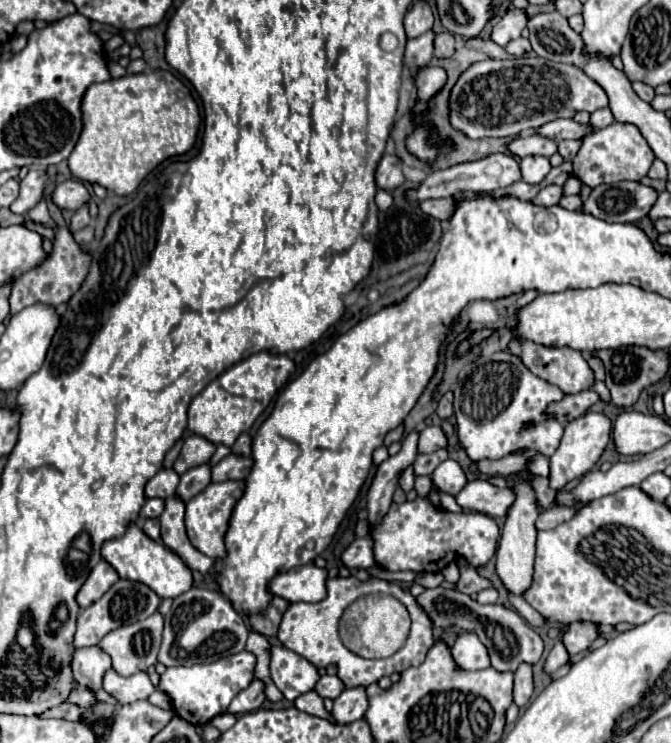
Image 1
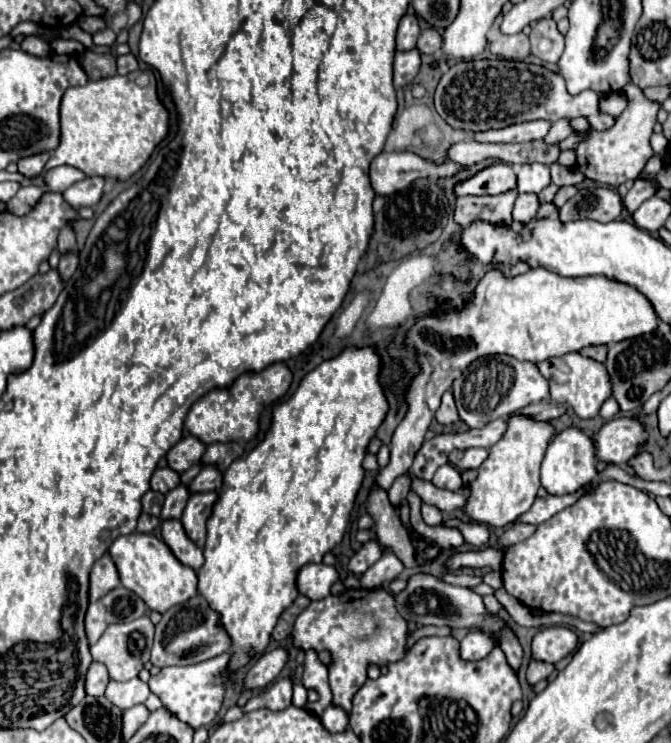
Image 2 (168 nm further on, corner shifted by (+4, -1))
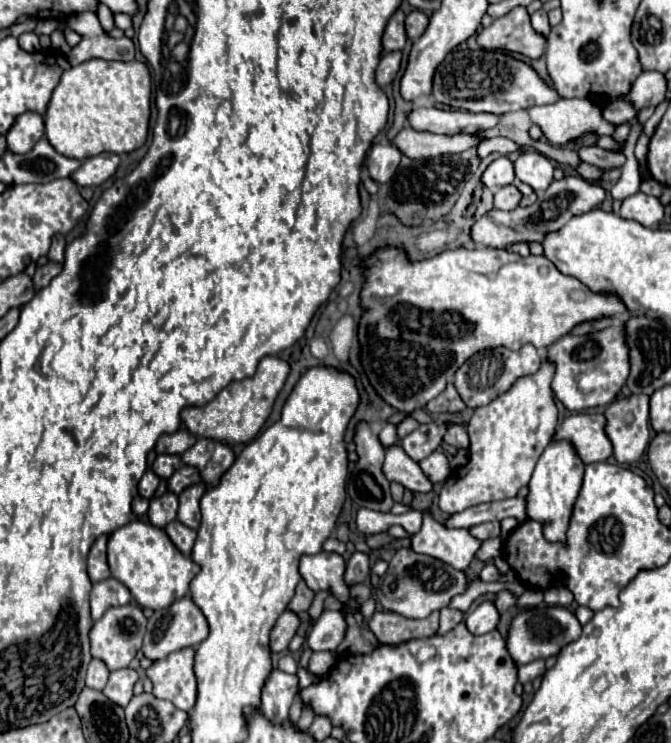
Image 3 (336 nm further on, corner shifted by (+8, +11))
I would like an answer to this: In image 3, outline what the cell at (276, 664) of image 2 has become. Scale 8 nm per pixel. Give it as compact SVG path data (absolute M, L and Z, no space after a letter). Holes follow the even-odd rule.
M285 610L277 618L277 622L275 622L273 630L271 630L271 638L269 638L269 648L271 648L273 654L275 652L283 652L289 646L291 638L297 632L297 626L299 626L299 618L293 612L289 612L289 610Z

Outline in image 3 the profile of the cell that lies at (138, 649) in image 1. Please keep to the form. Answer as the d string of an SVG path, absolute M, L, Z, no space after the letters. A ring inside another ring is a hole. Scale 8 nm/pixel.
M135 602L125 604L125 606L117 606L117 608L109 608L103 614L103 618L93 624L93 628L89 632L91 656L103 660L109 670L127 668L129 662L135 658L135 654L141 650L141 640L143 640L145 624L147 624L147 618L145 618L141 606L137 606Z

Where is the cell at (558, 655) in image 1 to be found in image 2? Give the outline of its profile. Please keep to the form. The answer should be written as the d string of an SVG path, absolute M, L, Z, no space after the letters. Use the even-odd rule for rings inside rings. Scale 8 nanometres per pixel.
M531 662L529 664L529 668L527 668L527 682L531 684L531 686L535 686L539 680L543 680L543 678L547 678L549 674L553 672L553 666L551 664L547 664L547 662Z

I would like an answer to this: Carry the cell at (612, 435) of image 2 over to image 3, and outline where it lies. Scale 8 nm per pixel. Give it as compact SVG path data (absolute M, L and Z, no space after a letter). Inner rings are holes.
M573 414L565 418L553 440L571 440L585 464L603 462L613 454L605 426L603 414Z

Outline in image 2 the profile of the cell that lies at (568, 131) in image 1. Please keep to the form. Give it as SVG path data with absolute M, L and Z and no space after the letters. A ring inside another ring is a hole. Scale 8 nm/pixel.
M535 120L535 122L521 122L521 124L511 124L507 128L499 130L487 130L487 132L475 132L473 140L475 142L529 142L529 140L543 140L545 134L549 132L549 122L545 120Z

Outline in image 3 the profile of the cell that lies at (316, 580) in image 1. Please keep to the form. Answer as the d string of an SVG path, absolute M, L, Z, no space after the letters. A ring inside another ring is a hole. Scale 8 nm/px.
M319 552L315 556L303 556L299 572L313 592L329 588L337 600L341 602L349 600L349 588L343 580L345 572L343 556L335 552Z

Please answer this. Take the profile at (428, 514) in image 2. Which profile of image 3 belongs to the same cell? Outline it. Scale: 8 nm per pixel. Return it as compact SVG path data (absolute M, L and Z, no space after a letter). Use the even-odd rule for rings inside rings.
M423 510L423 528L417 534L409 534L399 525L391 526L387 534L395 538L411 538L411 548L415 552L441 558L457 570L465 570L483 544L471 536L469 530L447 528L435 522L429 510Z

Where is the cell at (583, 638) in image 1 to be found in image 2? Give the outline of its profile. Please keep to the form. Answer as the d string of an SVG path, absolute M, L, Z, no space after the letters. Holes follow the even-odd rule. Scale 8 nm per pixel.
M551 626L541 628L531 642L531 658L539 662L559 662L561 658L569 656L577 648L577 634L567 626Z

